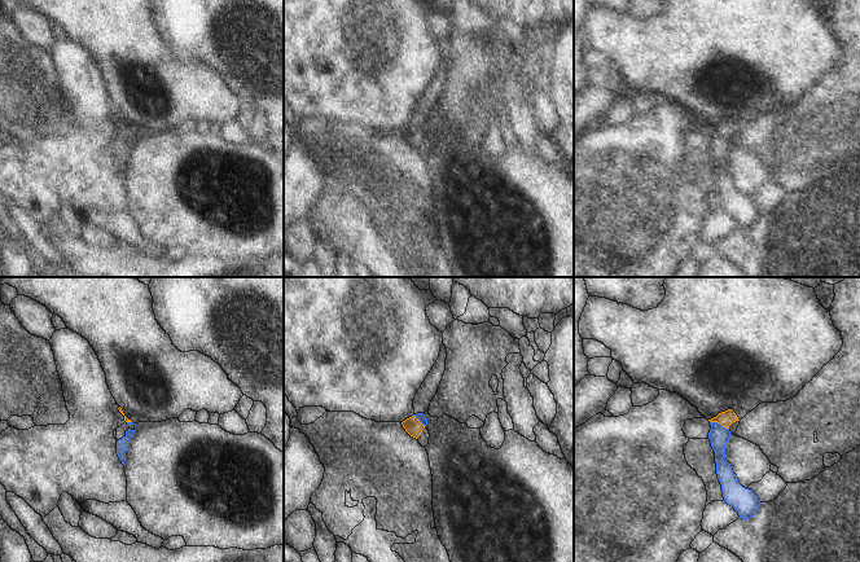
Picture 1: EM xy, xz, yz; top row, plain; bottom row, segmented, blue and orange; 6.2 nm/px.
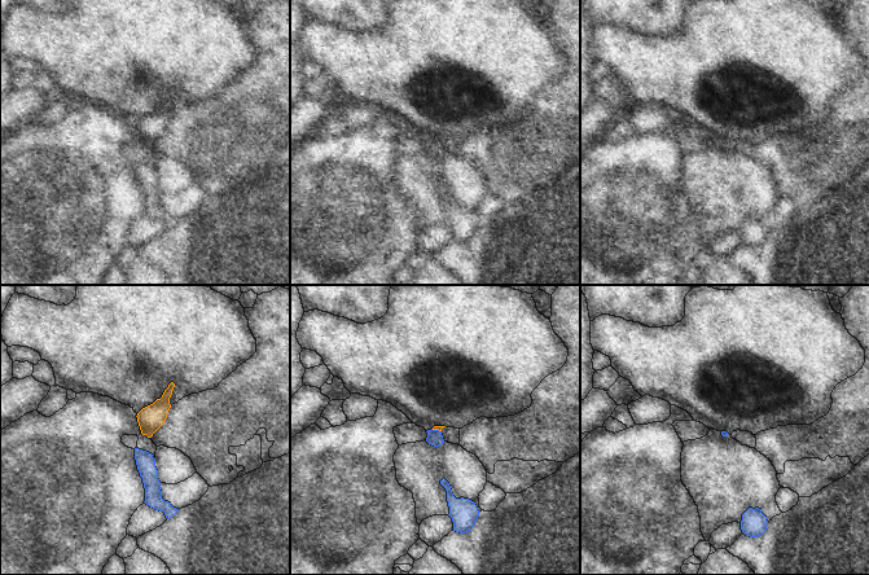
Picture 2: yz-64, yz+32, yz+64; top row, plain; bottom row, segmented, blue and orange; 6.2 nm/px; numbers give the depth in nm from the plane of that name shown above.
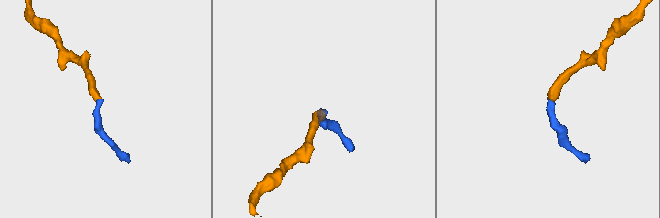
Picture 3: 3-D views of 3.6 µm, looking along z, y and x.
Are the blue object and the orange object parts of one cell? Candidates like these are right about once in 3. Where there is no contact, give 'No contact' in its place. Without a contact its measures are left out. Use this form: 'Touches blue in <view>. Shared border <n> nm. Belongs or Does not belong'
Touches blue in yz. Shared border 130 nm. Belongs

